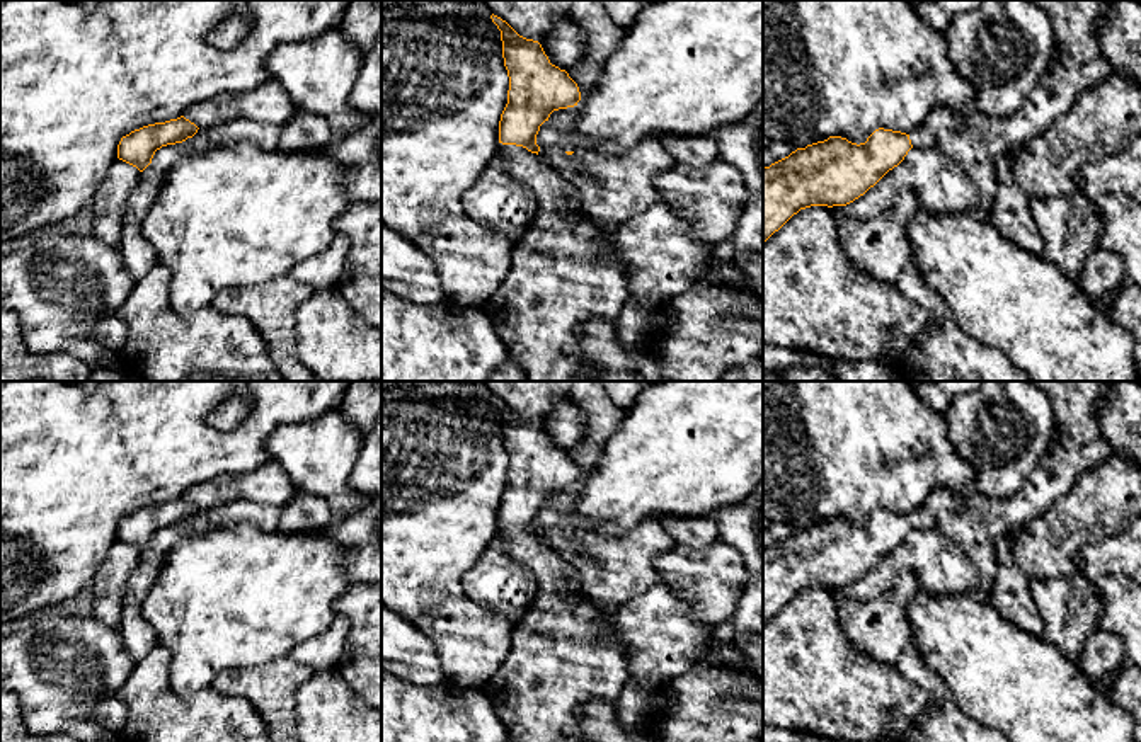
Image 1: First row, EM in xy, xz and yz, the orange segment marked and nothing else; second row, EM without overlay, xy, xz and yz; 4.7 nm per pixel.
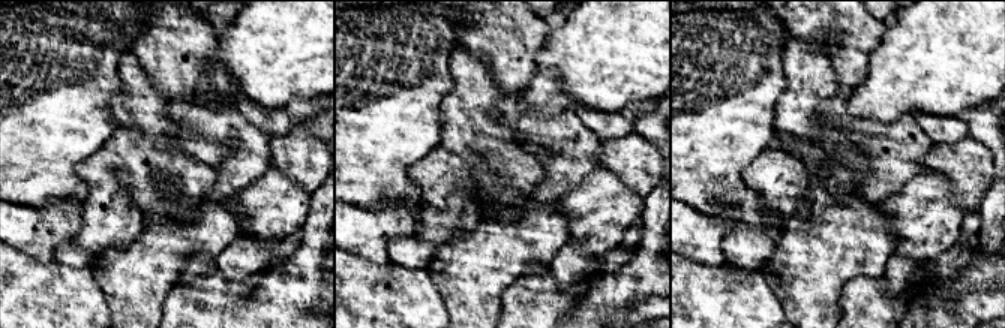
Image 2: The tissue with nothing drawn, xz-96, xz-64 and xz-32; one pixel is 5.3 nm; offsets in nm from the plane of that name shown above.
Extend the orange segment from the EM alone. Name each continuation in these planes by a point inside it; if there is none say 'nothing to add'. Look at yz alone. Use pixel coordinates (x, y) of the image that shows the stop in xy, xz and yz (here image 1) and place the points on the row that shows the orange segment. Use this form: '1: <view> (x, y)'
1: yz (923, 136)

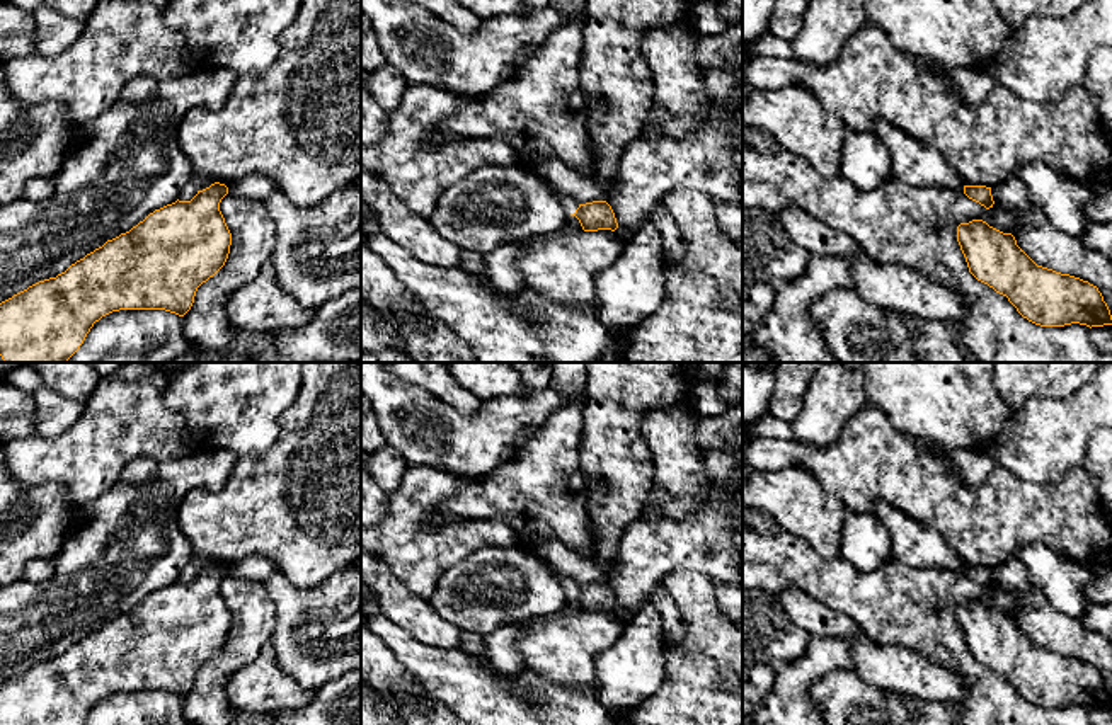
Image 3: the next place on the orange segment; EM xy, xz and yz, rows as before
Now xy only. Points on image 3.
nothing to add

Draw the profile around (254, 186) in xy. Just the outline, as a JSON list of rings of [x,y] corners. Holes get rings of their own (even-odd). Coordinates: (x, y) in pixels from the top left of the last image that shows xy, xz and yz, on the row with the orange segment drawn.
[[[252,174],[240,180],[232,182],[228,187],[228,194],[247,197],[247,199],[259,199],[266,203],[274,192],[276,184],[266,175]]]

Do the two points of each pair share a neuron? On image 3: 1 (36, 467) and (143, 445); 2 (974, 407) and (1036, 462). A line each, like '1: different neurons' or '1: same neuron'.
1: same neuron
2: different neurons

